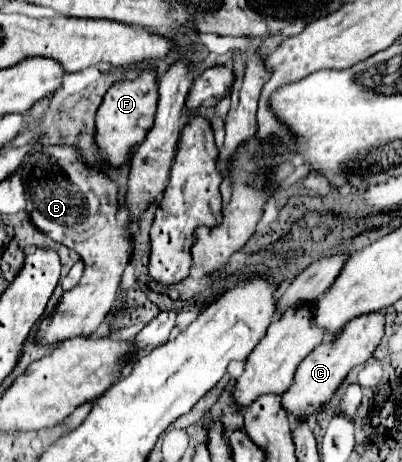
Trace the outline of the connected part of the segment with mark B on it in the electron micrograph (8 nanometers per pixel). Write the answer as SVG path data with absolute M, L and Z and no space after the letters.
M50 146L46 158L24 168L24 190L28 200L28 214L36 228L52 240L74 248L86 262L82 280L70 292L64 292L54 312L46 316L36 332L36 342L44 346L58 346L74 336L90 336L104 322L114 308L118 284L124 268L130 262L132 238L126 226L118 226L116 184L102 172L88 168L78 158L70 158L74 148Z

